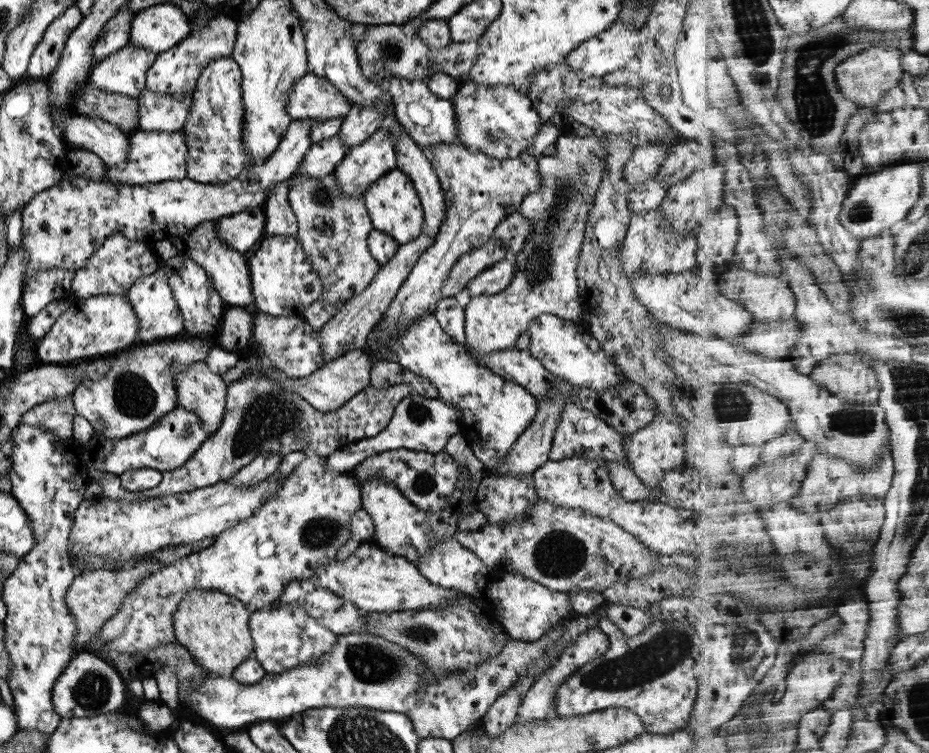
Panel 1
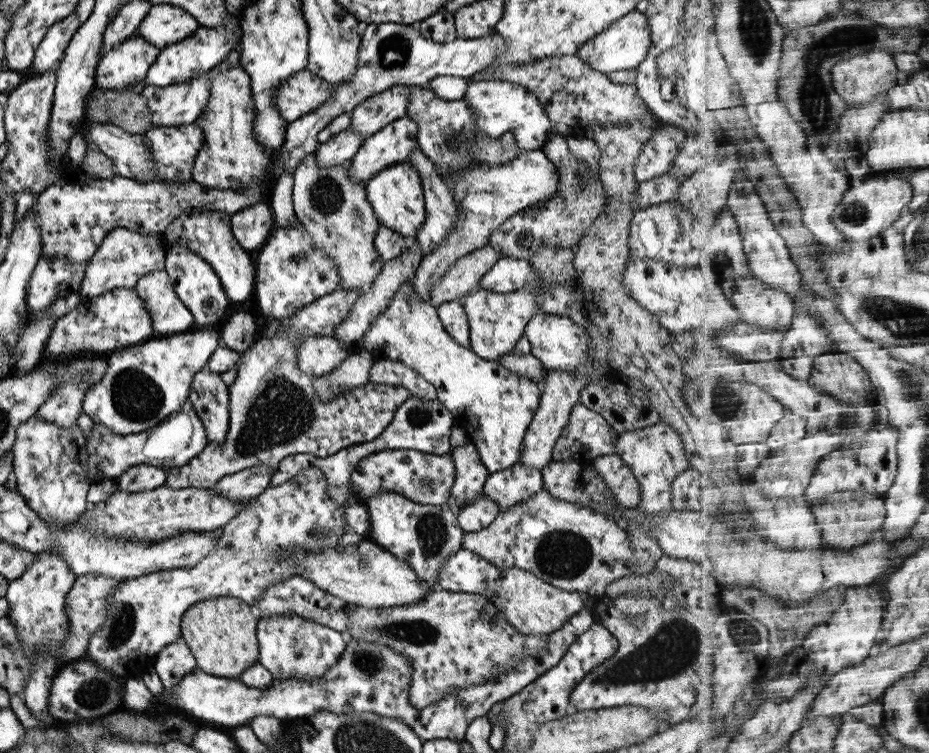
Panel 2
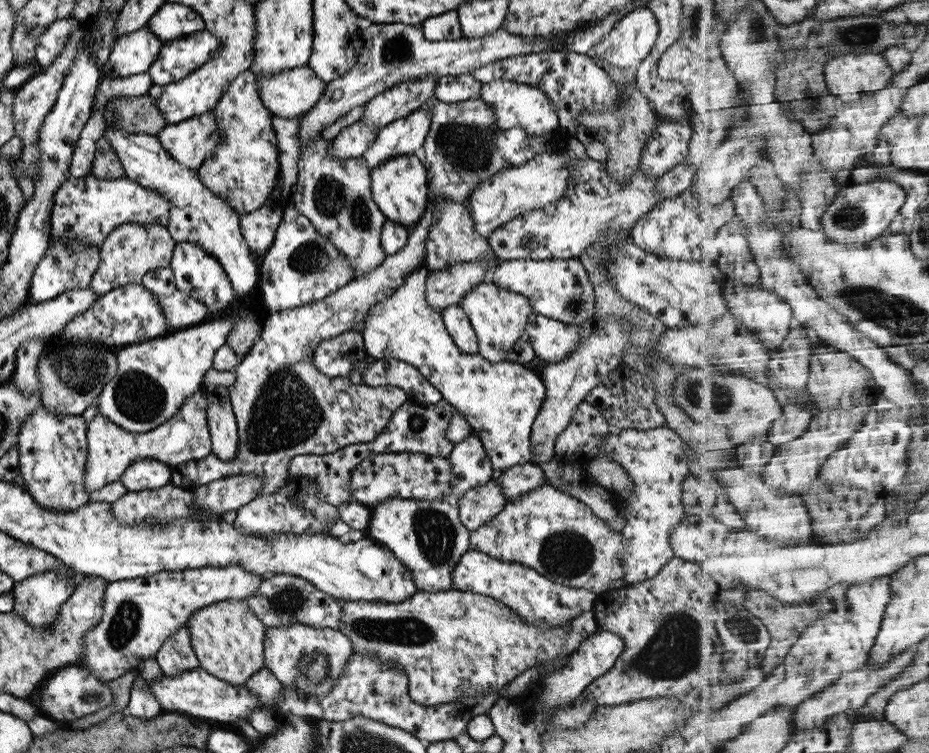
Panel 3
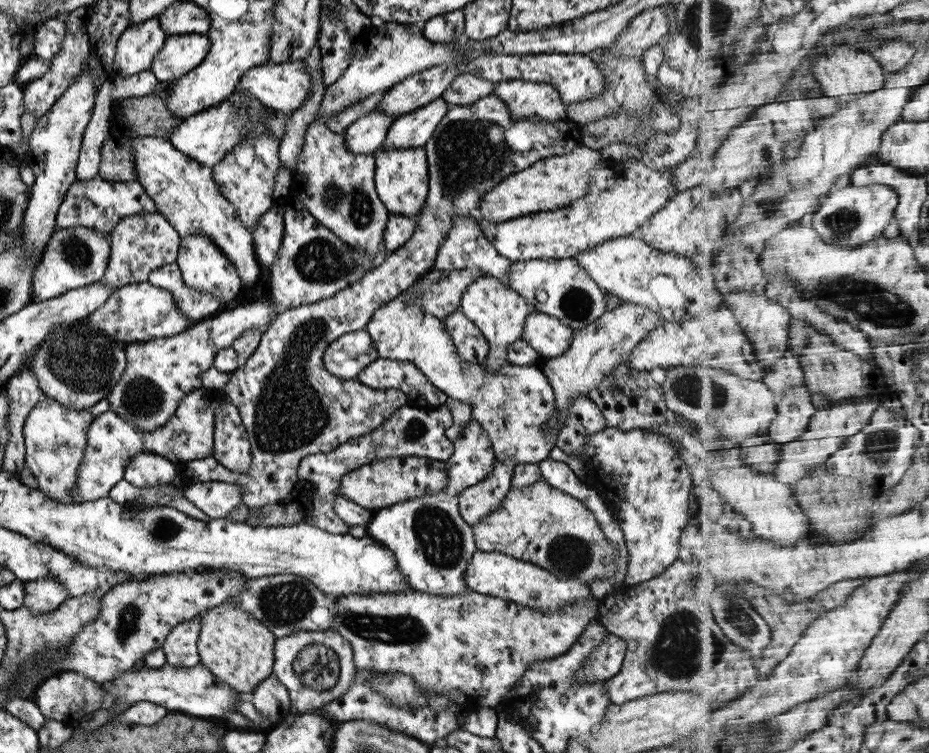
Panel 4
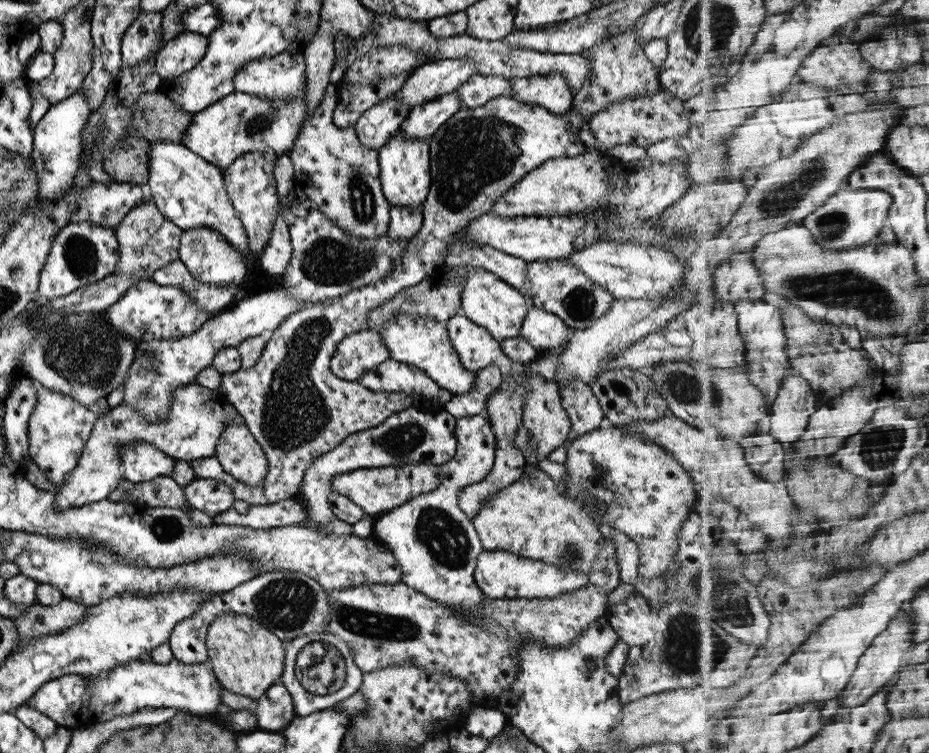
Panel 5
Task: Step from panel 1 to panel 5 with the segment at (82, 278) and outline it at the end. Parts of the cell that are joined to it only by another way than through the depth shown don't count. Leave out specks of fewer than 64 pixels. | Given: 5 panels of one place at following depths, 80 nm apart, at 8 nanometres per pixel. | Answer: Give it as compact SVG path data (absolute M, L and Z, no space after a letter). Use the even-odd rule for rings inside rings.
M150 199L140 202L127 211L121 222L113 229L118 242L118 257L112 274L135 274L149 280L158 268L178 259L179 239L182 231L169 222Z

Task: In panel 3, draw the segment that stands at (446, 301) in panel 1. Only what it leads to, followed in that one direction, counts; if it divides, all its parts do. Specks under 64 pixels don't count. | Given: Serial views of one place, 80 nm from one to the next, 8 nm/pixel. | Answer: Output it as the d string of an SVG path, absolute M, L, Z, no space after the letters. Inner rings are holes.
M458 304L449 305L440 310L440 315L445 330L457 349L463 354L477 354L477 339L462 308Z

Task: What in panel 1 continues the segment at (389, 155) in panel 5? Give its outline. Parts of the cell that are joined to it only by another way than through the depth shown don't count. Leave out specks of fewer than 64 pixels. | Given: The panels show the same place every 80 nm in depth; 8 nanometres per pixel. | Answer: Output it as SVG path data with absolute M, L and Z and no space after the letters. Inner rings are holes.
M393 167L372 182L365 189L362 199L372 228L384 232L397 244L405 244L421 234L424 216L419 197L415 194L411 181L398 168Z

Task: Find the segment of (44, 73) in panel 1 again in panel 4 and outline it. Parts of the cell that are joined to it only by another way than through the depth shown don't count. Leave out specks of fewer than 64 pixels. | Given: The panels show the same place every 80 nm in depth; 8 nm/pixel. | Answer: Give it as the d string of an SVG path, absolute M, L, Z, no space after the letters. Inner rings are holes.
M63 17L45 19L35 31L32 55L49 62L59 52L65 31L66 26Z

